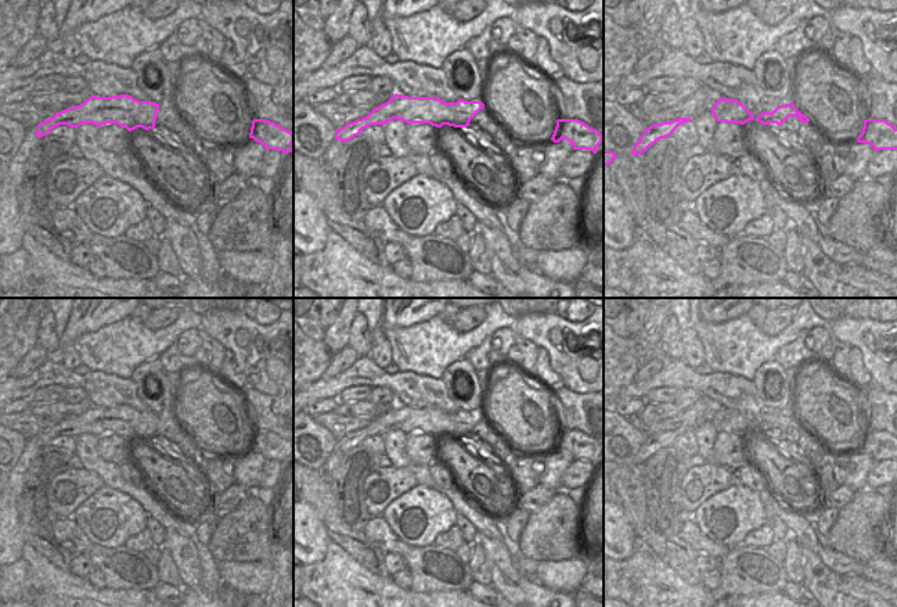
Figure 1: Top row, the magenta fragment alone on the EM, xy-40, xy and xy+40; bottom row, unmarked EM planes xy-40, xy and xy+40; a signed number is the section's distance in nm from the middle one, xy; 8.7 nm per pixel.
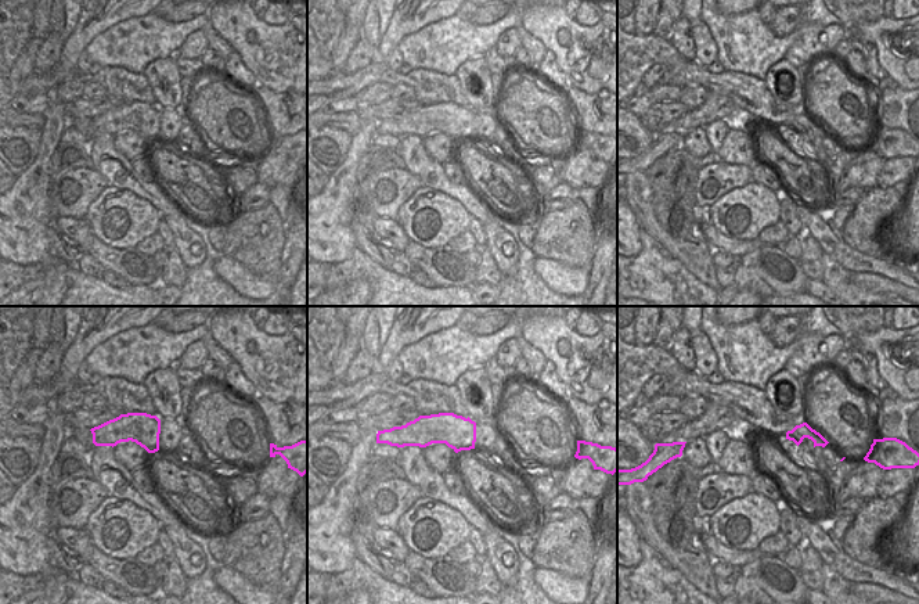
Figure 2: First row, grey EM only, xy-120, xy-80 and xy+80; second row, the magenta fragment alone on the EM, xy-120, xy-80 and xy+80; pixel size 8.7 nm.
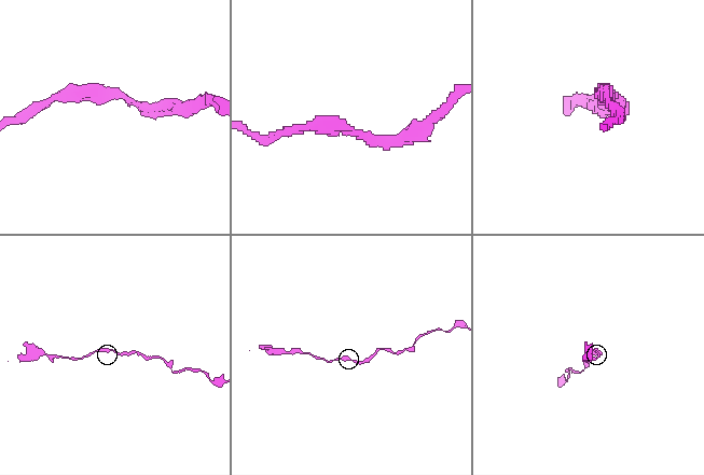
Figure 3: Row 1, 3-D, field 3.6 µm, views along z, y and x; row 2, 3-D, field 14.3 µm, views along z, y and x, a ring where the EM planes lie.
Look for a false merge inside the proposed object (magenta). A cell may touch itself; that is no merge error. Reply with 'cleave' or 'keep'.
keep

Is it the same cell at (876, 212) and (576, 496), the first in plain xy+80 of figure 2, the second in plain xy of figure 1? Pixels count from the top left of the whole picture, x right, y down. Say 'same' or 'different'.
different

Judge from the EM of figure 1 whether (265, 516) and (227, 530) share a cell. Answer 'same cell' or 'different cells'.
same cell

